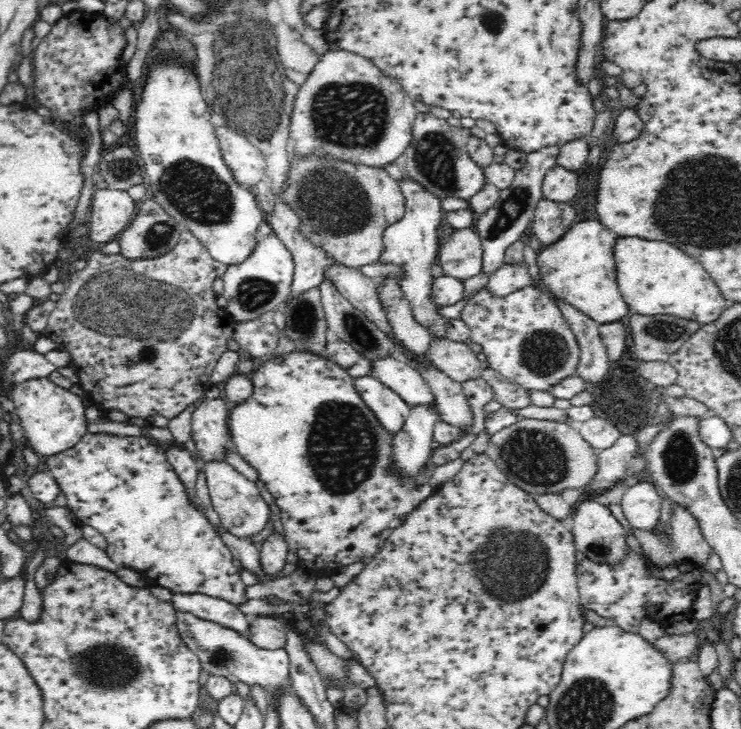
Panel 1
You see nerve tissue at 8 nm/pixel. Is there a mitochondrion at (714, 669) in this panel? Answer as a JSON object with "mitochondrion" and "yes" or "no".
{"mitochondrion":"no"}

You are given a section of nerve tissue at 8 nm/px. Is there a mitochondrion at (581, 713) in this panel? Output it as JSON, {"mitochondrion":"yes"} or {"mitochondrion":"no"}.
{"mitochondrion":"yes"}

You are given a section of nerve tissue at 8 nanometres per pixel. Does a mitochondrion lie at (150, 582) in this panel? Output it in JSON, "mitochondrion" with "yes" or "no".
{"mitochondrion":"no"}

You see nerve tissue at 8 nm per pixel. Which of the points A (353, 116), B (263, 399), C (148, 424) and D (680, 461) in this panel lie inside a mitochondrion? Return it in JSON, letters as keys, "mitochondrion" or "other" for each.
{"A":"mitochondrion","B":"other","C":"other","D":"mitochondrion"}

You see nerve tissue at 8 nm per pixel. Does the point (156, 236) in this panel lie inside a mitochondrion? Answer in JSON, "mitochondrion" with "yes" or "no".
{"mitochondrion":"yes"}

